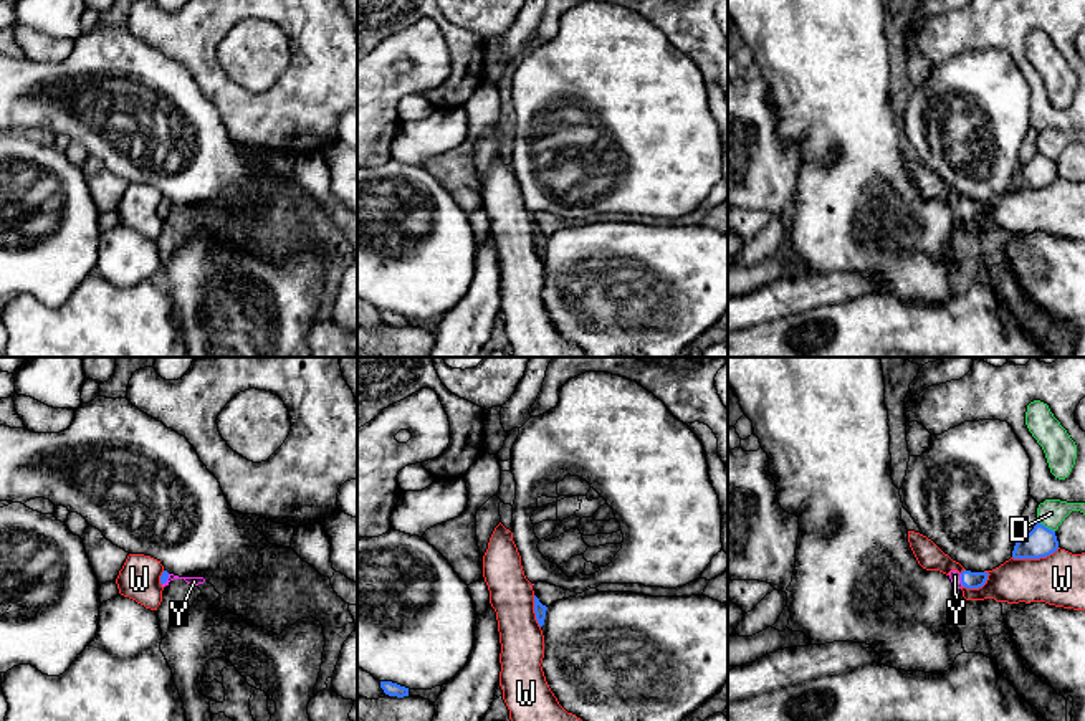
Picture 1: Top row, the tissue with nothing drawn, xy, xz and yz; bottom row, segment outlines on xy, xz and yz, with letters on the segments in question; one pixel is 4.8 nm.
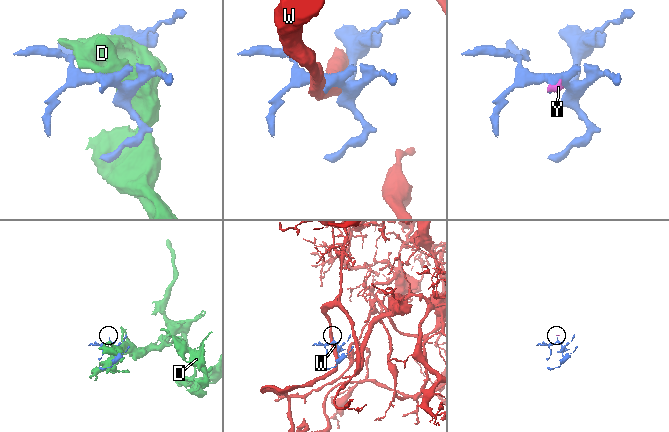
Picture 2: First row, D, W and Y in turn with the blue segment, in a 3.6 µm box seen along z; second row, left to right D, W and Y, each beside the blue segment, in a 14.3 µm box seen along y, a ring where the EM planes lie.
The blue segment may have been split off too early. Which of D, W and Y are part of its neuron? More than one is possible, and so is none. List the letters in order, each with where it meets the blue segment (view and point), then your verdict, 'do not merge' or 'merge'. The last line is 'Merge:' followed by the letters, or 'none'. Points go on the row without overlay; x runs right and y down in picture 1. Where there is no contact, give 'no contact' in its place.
D: contact yz (1047, 157); do not merge
W: contact yz (1036, 187); do not merge
Y: contact yz (961, 210); merge
Merge: Y

